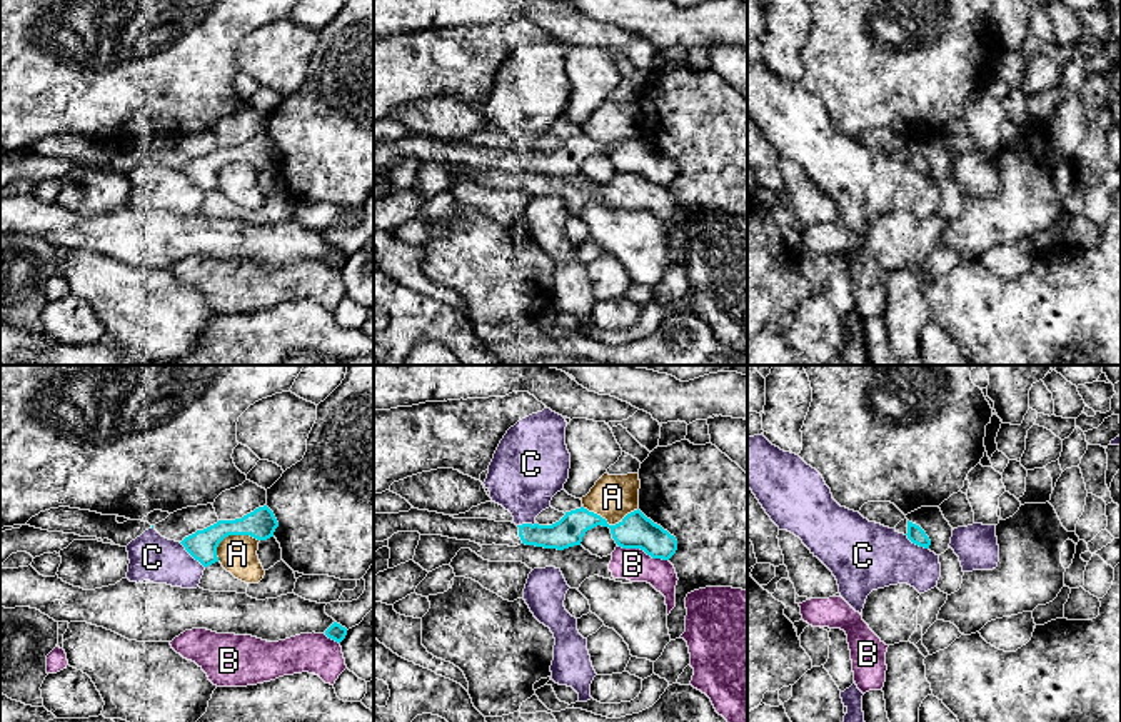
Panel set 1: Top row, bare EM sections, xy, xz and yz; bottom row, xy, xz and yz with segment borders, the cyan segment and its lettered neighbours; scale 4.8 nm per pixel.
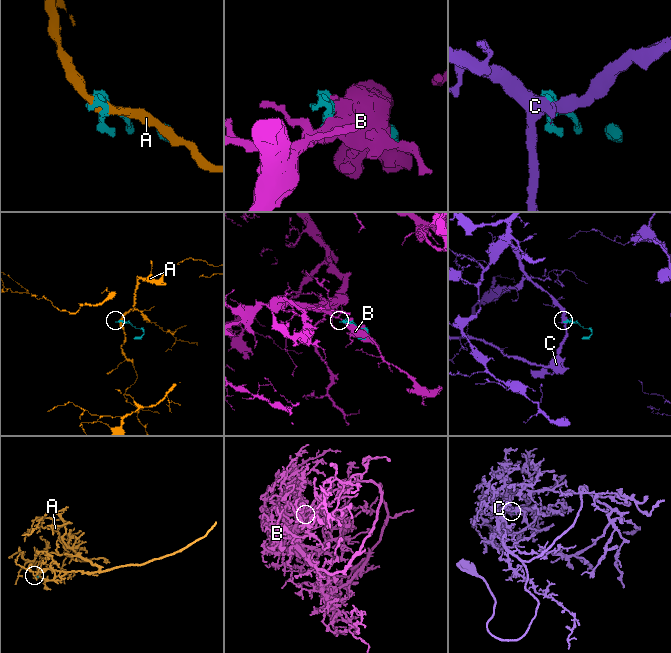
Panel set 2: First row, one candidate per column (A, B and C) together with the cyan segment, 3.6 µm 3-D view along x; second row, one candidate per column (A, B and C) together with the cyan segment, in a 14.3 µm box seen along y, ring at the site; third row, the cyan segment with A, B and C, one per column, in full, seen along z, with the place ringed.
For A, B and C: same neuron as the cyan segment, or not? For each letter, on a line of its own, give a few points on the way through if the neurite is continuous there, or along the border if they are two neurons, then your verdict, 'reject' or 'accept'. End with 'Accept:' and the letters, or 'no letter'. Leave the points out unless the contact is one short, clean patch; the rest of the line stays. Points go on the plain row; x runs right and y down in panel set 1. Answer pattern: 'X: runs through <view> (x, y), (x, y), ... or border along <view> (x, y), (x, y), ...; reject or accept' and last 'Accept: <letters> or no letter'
A: reject
B: reject
C: border along xy (179, 169), (204, 194); reject
Accept: no letter

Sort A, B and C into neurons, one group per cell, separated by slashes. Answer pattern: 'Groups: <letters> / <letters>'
Groups: A / B / C

